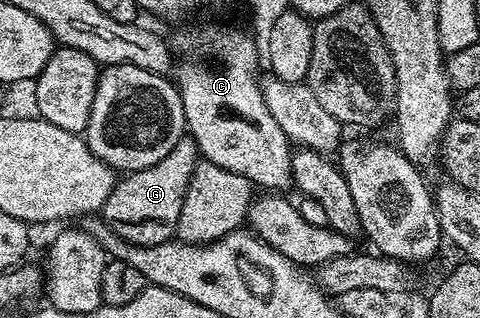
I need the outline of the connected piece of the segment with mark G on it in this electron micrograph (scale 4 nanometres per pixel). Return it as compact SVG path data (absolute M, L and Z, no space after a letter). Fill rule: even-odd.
M183 135L180 143L152 167L144 167L135 173L127 173L115 184L112 195L102 204L100 216L107 227L116 231L120 239L133 245L159 245L175 236L180 207L192 179L192 171L200 160L198 144L193 137Z

